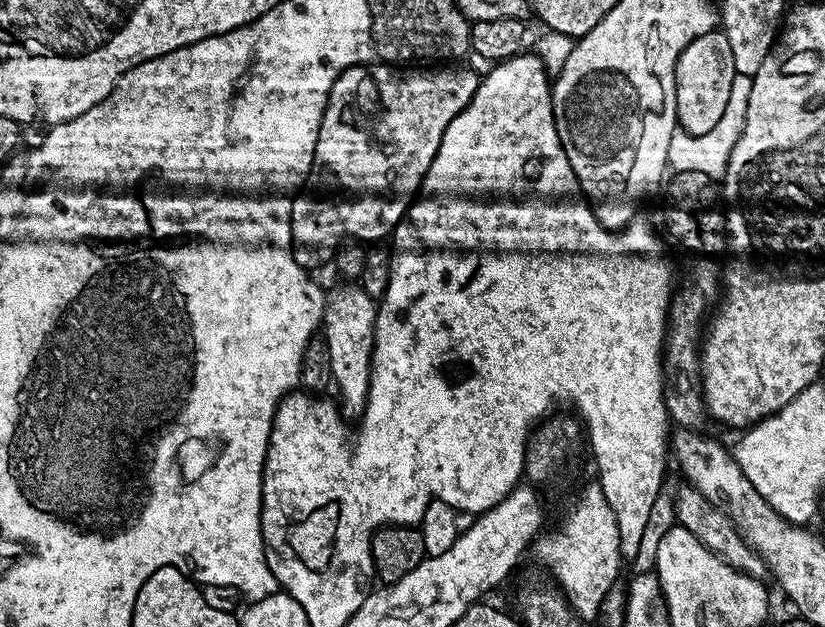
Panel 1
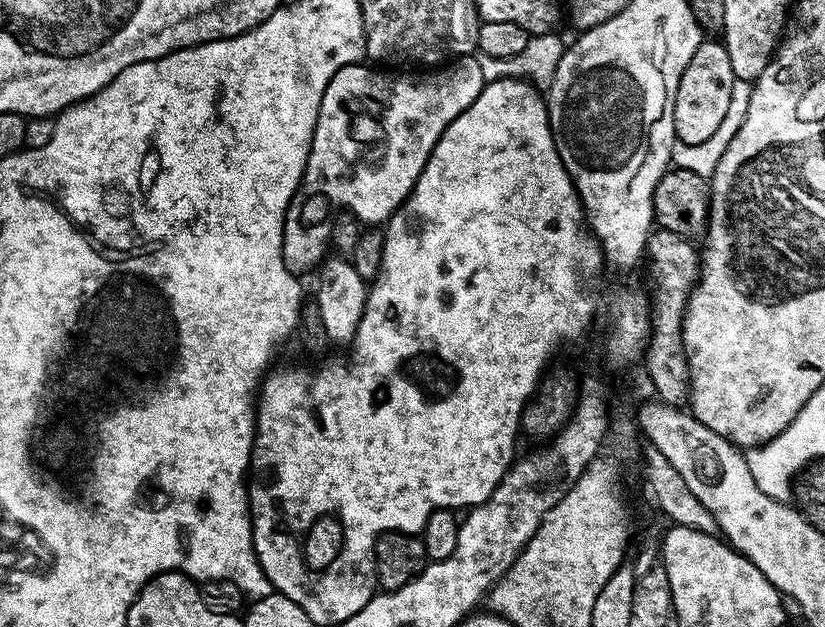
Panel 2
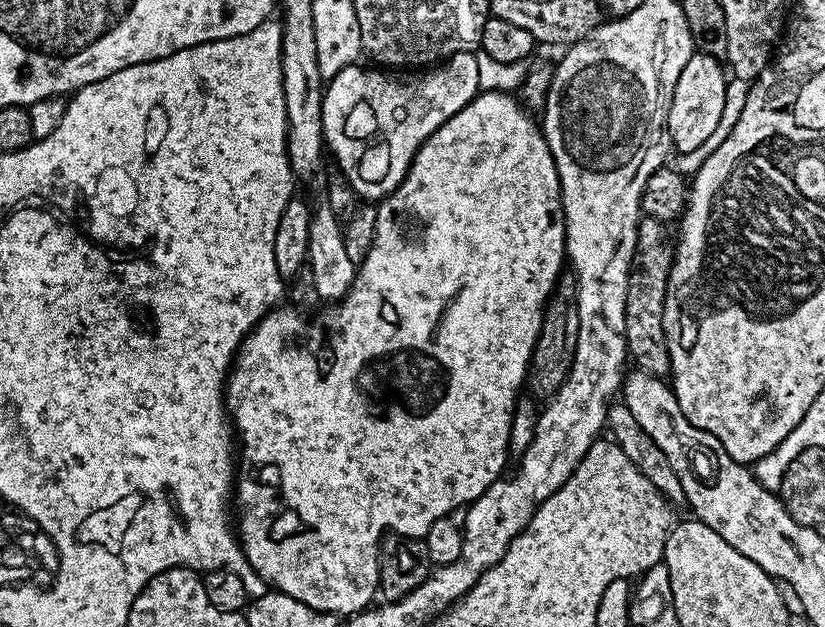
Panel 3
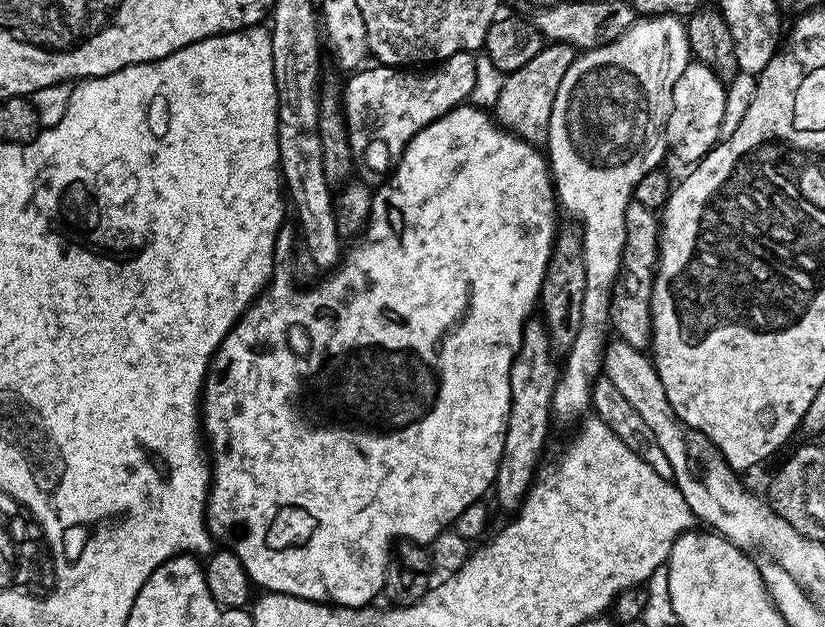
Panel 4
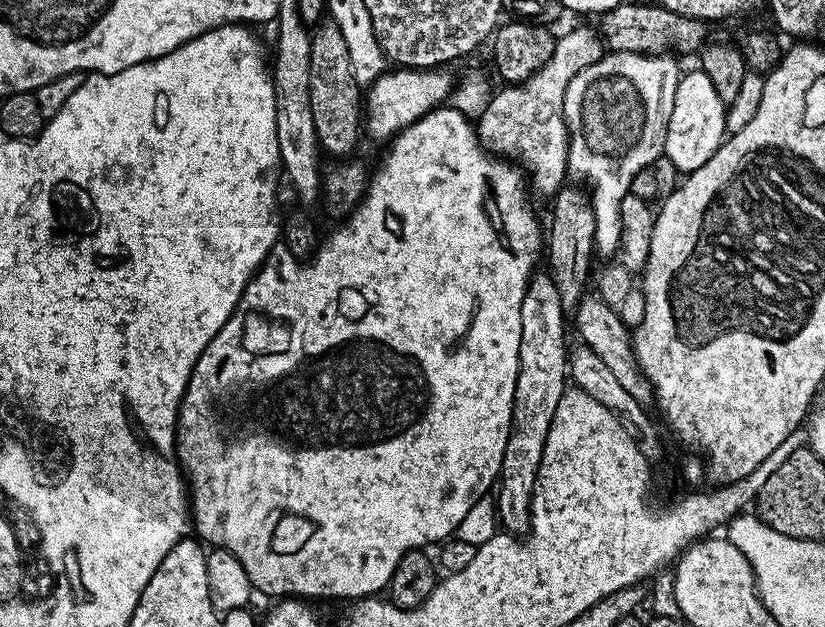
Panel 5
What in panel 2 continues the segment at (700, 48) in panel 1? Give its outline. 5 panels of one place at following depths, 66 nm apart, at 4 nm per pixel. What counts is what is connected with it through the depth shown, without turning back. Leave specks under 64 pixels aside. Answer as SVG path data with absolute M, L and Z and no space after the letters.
M705 39L694 50L694 56L686 66L678 82L678 94L674 102L674 126L676 138L681 144L701 144L722 126L726 110L730 110L730 94L736 81L734 70L730 66L730 54L723 43Z

